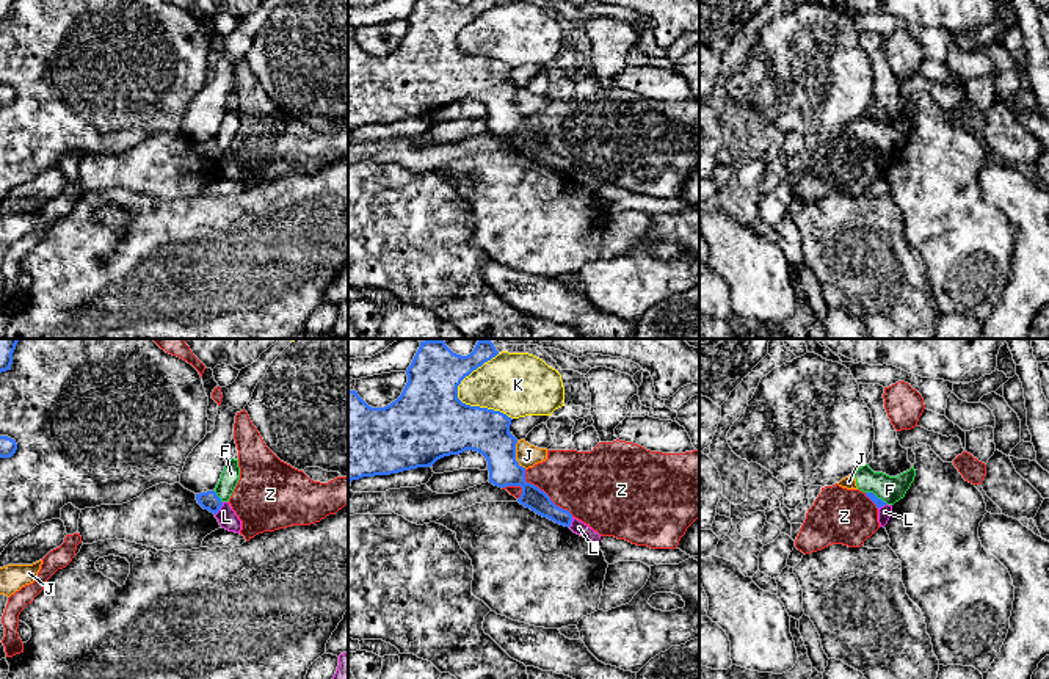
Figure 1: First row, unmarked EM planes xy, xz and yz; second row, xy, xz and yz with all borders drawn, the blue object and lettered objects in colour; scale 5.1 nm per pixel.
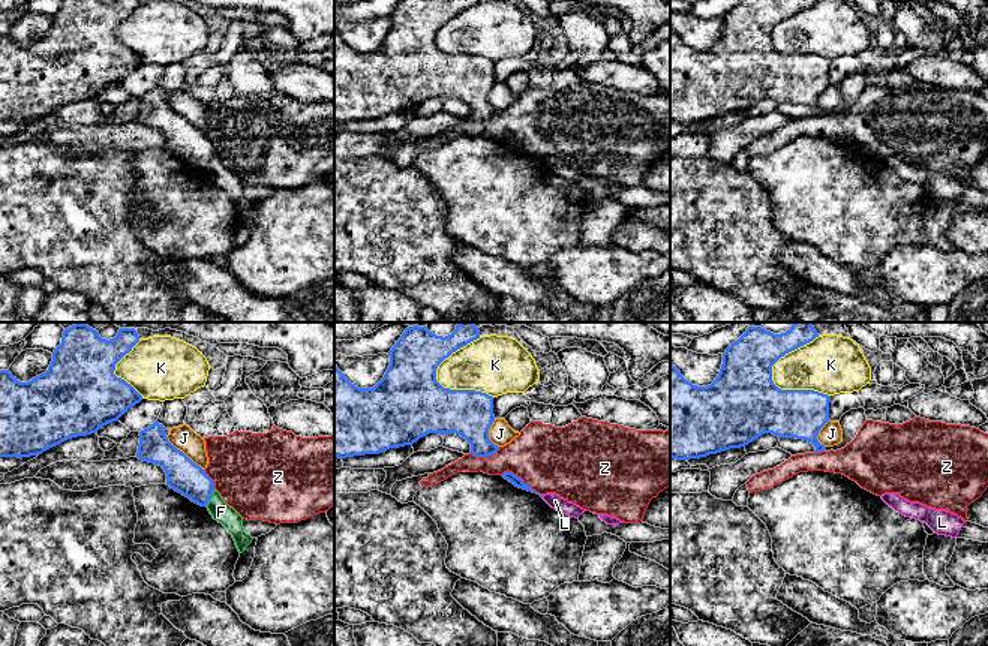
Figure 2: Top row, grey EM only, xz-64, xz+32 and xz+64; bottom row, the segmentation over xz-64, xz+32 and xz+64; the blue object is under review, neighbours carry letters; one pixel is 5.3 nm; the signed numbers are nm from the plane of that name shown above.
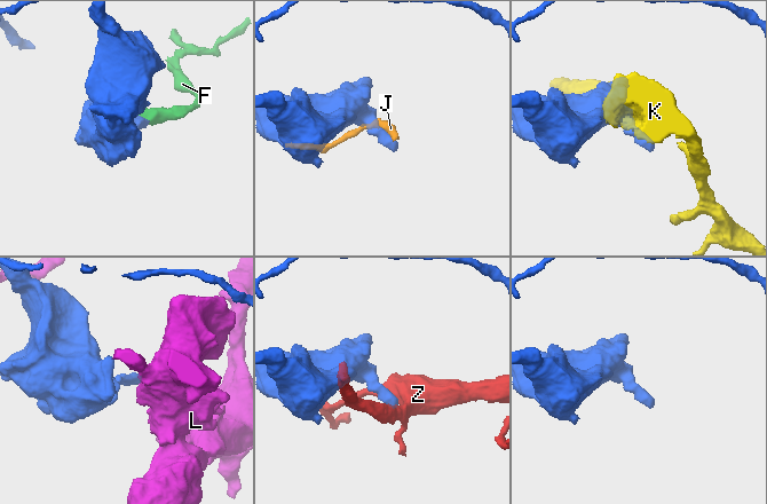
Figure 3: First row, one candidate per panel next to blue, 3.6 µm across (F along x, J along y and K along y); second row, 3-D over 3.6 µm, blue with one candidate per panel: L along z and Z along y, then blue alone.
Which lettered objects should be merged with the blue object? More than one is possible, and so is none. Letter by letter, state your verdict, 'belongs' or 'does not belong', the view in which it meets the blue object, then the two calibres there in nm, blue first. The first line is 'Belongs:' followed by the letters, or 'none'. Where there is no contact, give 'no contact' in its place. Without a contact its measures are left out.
Belongs: none
F: does not belong; meets blue in yz; 50 nm thick on the blue side, 140 nm on the other
J: does not belong; meets blue in xz; 220 nm thick on the blue side, 120 nm on the other
K: does not belong; meets blue in xz; 400 nm thick on the blue side, 280 nm on the other
L: does not belong; meets blue in xy; 100 nm thick on the blue side, 100 nm on the other
Z: does not belong; meets blue in xz; 160 nm thick on the blue side, 360 nm on the other

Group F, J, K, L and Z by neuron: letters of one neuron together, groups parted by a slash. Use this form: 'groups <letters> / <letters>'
groups F J / K / L / Z

